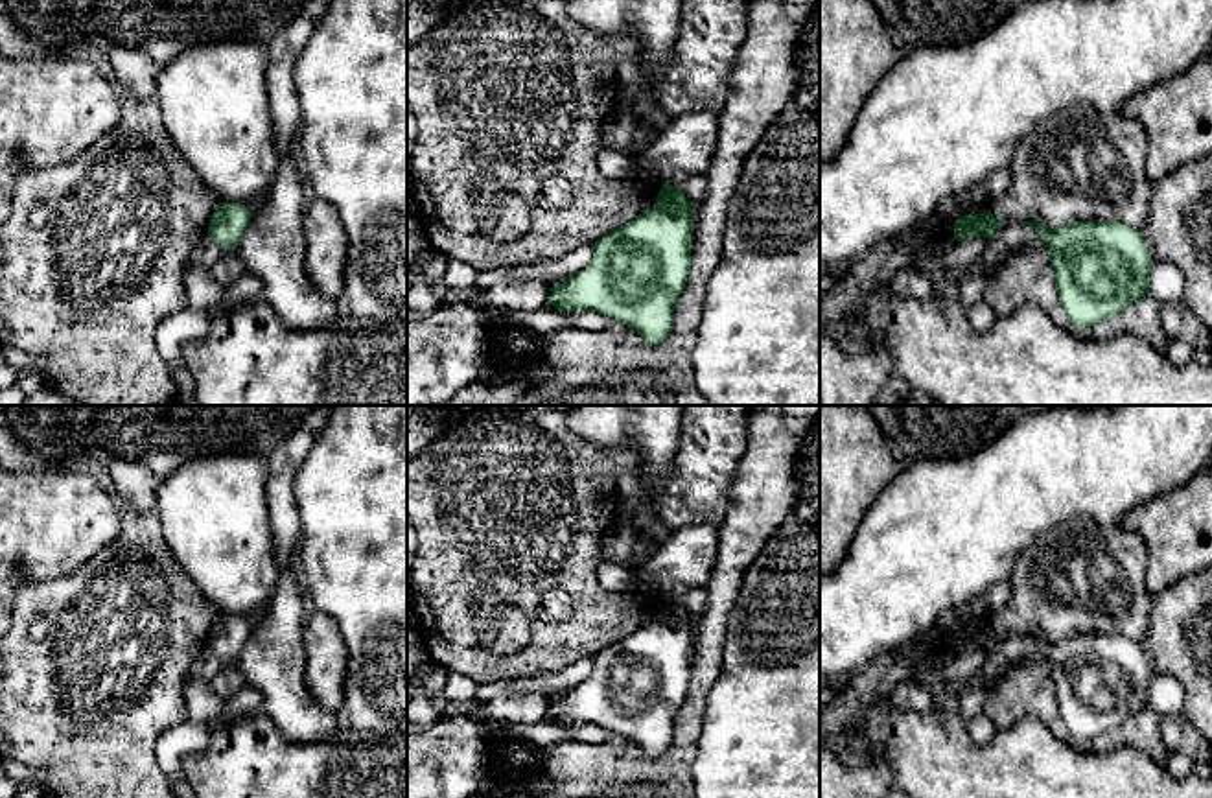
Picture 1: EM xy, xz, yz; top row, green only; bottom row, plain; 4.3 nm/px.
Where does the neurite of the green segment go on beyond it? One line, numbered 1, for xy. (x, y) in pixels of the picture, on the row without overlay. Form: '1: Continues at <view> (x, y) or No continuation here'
1: No continuation here

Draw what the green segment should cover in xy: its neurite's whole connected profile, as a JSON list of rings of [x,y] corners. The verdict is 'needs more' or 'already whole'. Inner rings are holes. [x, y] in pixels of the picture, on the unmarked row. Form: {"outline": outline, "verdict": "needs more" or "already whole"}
{"outline": [[[221,616],[208,636],[208,649],[225,663],[234,663],[251,636],[251,625],[241,616]]], "verdict": "already whole"}

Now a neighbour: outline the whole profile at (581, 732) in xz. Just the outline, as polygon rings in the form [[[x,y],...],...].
[[[562,724],[562,726],[567,728],[569,733],[578,743],[602,745],[602,743],[610,743],[619,737],[617,733],[599,728],[595,724],[569,724],[569,726]]]

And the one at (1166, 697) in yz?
[[[1153,675],[1149,678],[1149,708],[1160,717],[1183,713],[1184,691],[1173,676]]]

